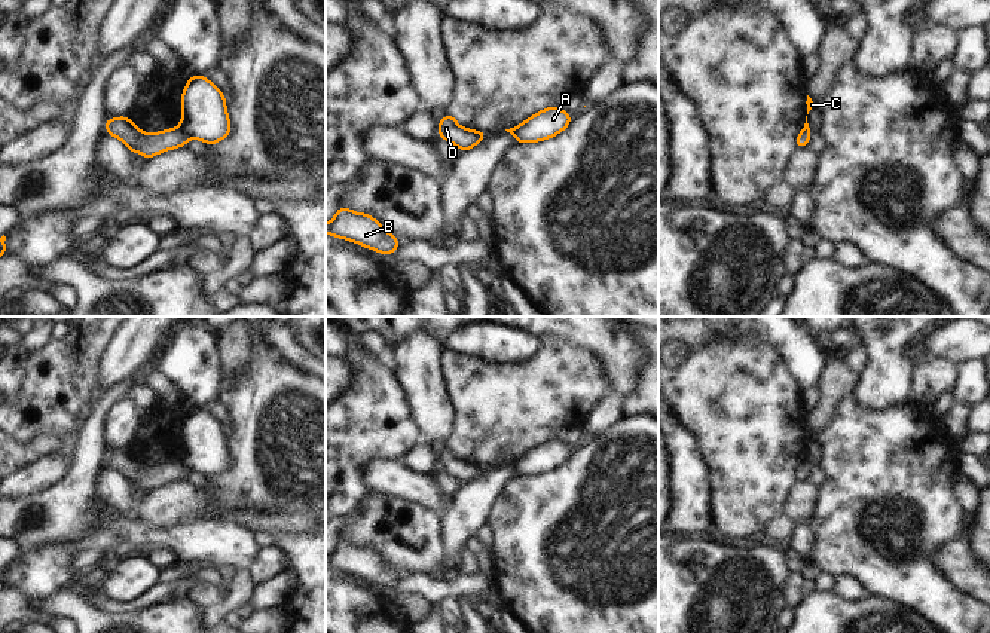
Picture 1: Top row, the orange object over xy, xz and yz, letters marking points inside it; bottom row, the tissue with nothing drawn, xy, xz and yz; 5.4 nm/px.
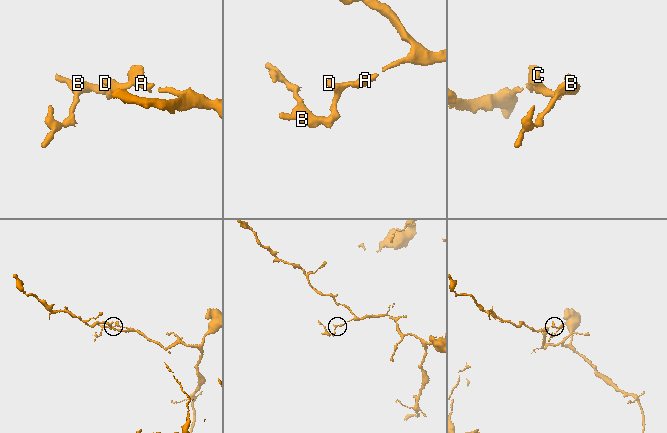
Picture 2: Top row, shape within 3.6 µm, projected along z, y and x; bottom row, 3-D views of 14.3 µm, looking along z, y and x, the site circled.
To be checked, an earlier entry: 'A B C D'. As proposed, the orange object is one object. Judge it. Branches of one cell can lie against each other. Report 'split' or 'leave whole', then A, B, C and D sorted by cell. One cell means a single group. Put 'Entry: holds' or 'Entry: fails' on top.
Entry: fails
split; groups A C / B D

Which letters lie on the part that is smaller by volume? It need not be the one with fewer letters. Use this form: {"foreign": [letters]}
{"foreign": ["B", "D"]}

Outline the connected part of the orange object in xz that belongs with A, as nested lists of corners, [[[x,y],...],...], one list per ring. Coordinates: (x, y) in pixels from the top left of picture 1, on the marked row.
[[[549,107],[526,119],[513,135],[517,143],[549,140],[566,129],[572,117],[559,107]]]

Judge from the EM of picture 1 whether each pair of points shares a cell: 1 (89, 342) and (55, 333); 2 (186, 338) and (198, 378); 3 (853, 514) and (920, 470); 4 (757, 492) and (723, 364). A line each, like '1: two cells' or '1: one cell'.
1: two cells
2: one cell
3: one cell
4: one cell

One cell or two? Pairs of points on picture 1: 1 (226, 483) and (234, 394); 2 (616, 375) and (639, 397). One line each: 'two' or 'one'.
1: one
2: two

